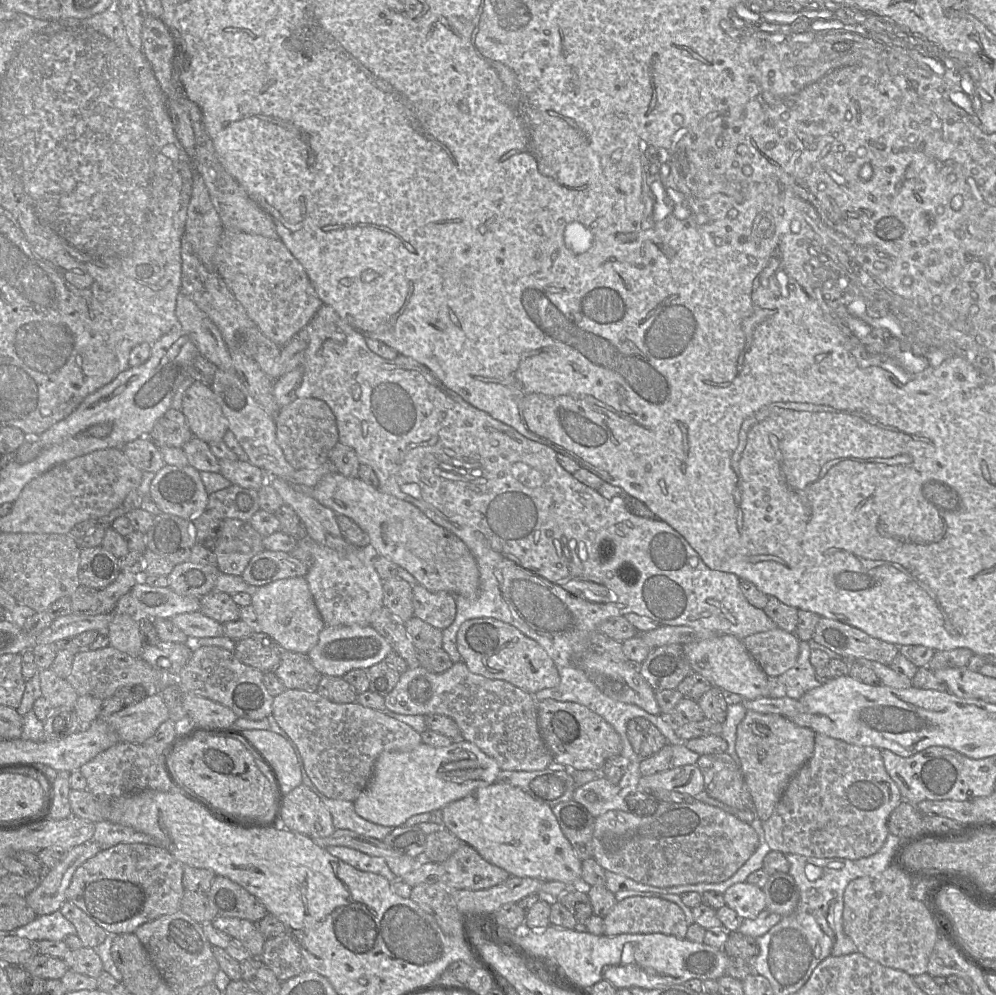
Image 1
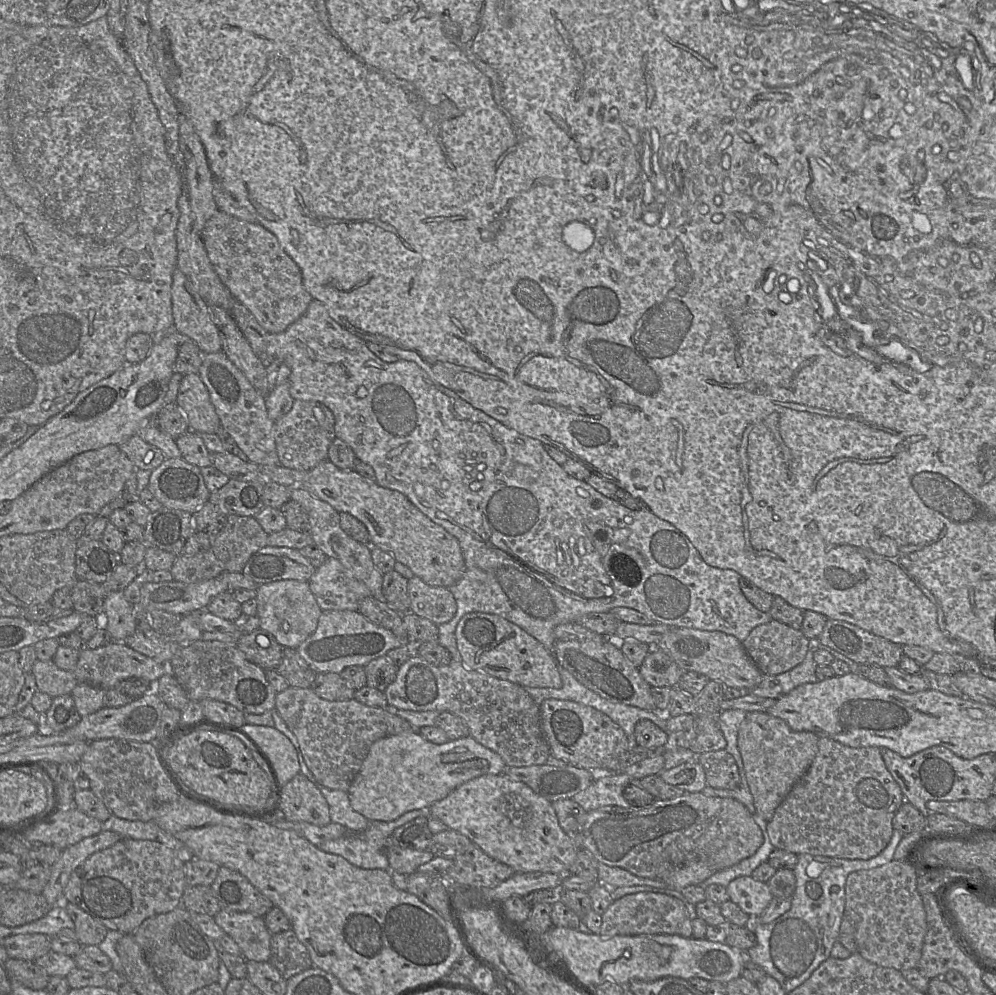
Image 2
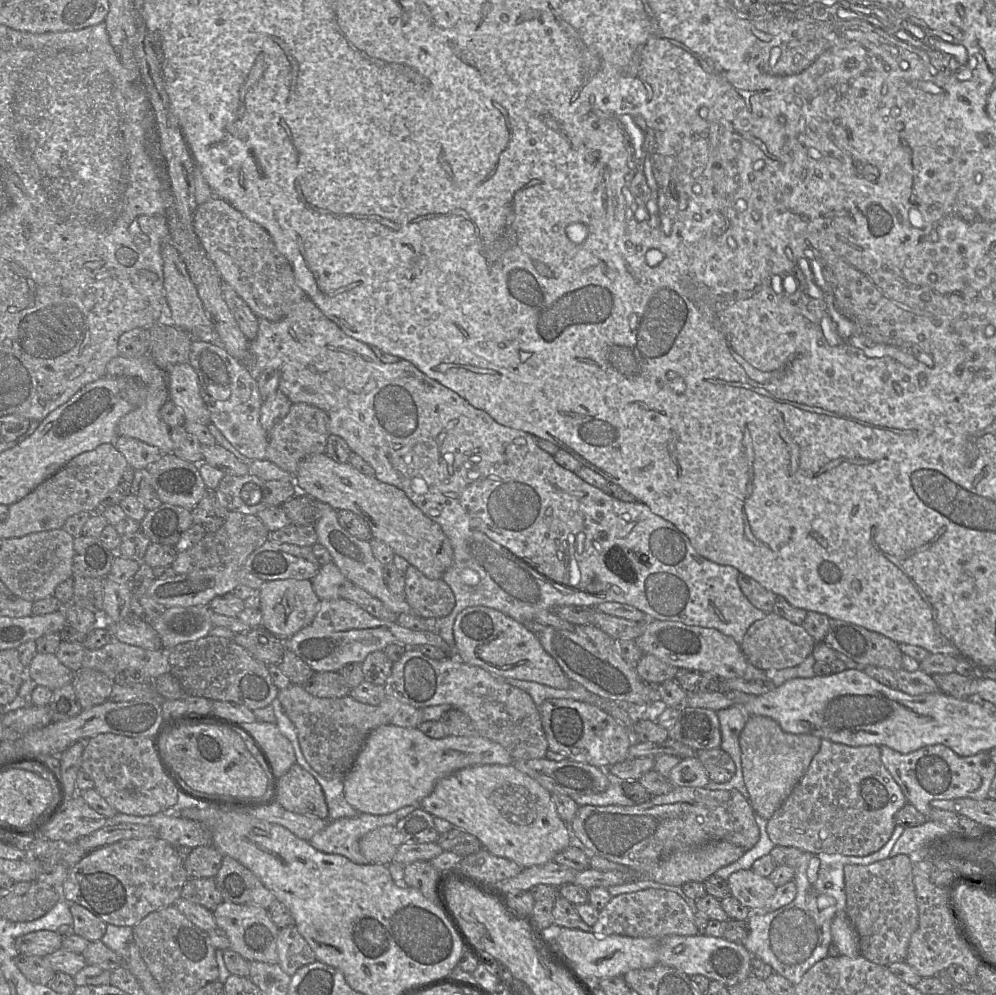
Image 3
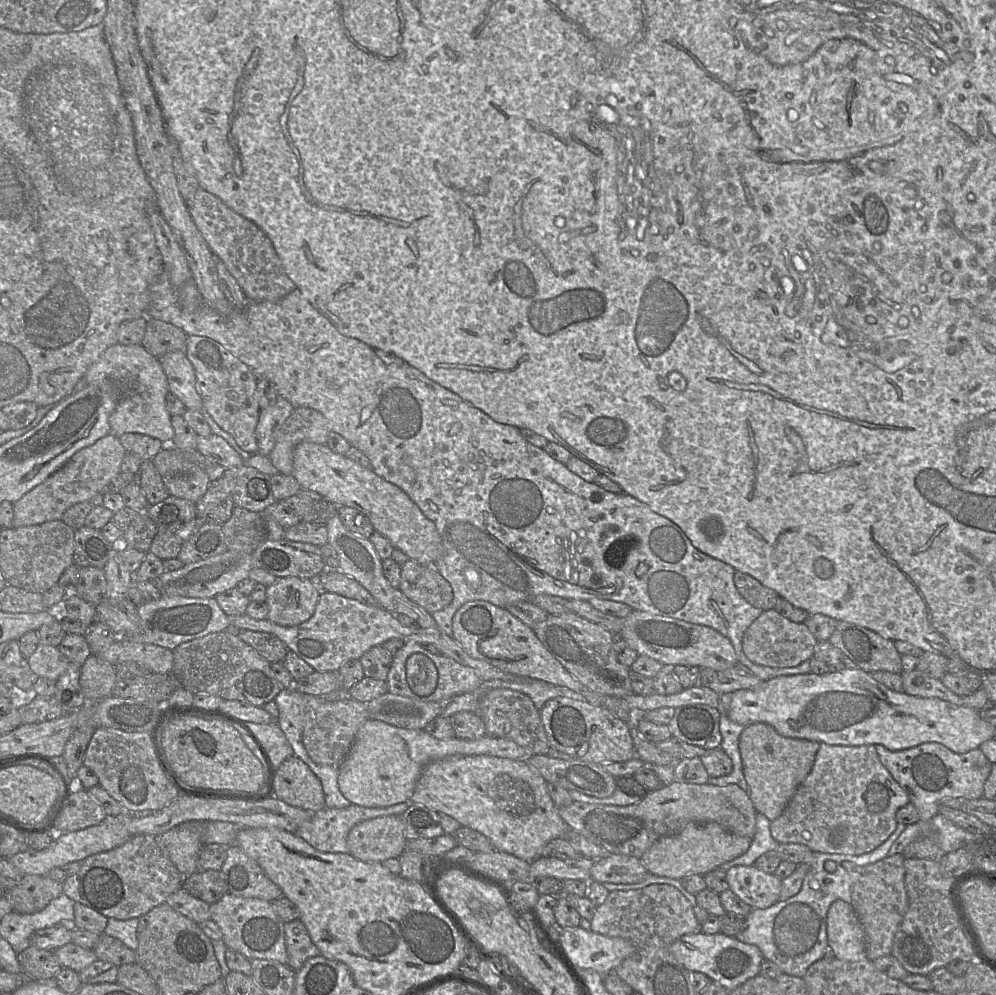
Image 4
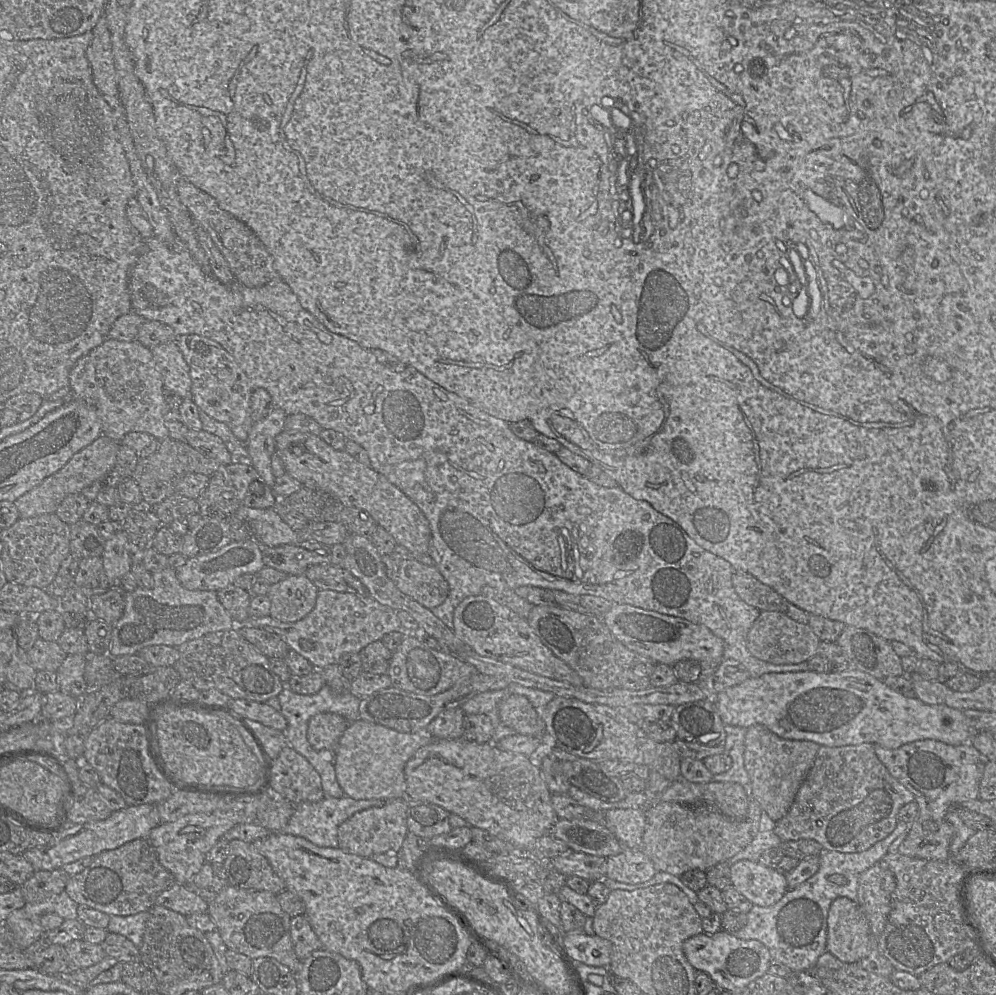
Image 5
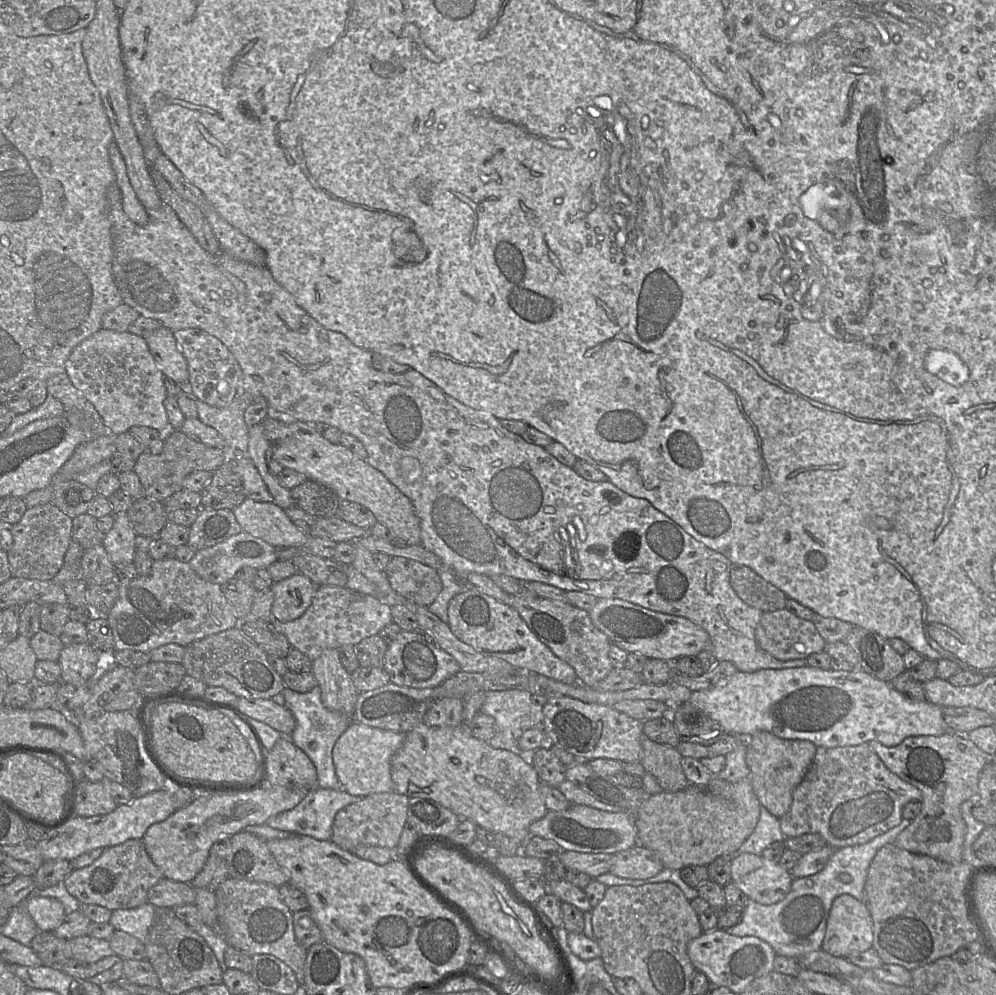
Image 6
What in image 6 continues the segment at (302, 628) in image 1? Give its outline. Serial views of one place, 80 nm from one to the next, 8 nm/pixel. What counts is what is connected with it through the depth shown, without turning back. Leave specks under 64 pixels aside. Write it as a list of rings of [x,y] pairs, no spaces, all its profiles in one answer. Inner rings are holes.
[[[302,573],[277,583],[270,588],[274,595],[272,617],[280,622],[291,622],[299,619],[311,605],[318,589]]]

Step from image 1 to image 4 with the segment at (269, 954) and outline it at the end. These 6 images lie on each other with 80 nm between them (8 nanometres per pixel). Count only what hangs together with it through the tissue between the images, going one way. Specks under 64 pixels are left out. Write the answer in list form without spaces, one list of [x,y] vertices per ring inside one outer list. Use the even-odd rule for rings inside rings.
[[[300,919],[285,923],[284,930],[288,966],[292,970],[298,971],[308,959],[320,955]]]

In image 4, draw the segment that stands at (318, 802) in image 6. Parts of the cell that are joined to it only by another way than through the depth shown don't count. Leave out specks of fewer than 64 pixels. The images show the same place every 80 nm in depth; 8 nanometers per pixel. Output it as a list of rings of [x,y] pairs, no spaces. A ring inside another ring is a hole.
[[[406,801],[382,808],[363,807],[352,803],[348,807],[341,809],[325,807],[315,812],[309,821],[302,823],[294,834],[301,837],[312,847],[321,852],[349,853],[347,836],[355,825],[362,821],[381,816],[402,815],[412,804],[412,802]]]

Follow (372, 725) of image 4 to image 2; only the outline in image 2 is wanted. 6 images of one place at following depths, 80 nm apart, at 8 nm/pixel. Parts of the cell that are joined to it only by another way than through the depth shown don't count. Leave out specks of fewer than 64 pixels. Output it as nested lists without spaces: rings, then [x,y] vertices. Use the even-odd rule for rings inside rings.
[[[415,730],[375,741],[347,793],[352,808],[369,821],[390,822],[408,811],[429,809],[433,803],[444,799],[454,789],[471,779],[486,774],[499,775],[504,773],[506,768],[499,754],[483,746],[470,735],[449,740],[444,744],[434,744]]]

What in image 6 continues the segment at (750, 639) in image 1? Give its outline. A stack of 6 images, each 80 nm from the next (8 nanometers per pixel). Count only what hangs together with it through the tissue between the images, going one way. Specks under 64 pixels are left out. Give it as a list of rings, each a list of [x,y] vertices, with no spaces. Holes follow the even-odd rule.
[[[786,608],[764,612],[755,630],[758,646],[781,660],[806,659],[823,651],[826,641],[810,620],[804,620]]]

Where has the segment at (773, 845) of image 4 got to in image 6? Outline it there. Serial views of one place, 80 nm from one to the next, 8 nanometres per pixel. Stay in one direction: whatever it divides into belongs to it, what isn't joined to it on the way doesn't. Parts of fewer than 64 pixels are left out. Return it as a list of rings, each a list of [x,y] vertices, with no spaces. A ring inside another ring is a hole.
[[[764,806],[760,808],[760,818],[753,833],[731,854],[731,858],[742,853],[761,855],[774,842],[784,842],[786,836],[781,831],[780,818],[772,815]]]

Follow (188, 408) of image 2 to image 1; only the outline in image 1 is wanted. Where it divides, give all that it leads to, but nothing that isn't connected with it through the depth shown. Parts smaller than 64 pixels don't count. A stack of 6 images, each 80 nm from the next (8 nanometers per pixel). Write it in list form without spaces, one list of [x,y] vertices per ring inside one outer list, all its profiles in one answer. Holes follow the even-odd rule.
[[[194,381],[185,391],[181,411],[195,437],[207,444],[223,441],[228,421],[210,386]]]

